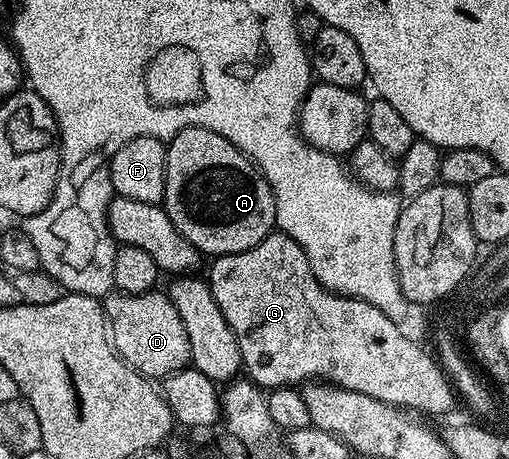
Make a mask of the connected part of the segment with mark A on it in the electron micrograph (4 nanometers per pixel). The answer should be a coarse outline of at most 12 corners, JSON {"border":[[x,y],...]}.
{"border":[[228,138],[166,144],[168,218],[207,257],[275,231],[274,195]]}

